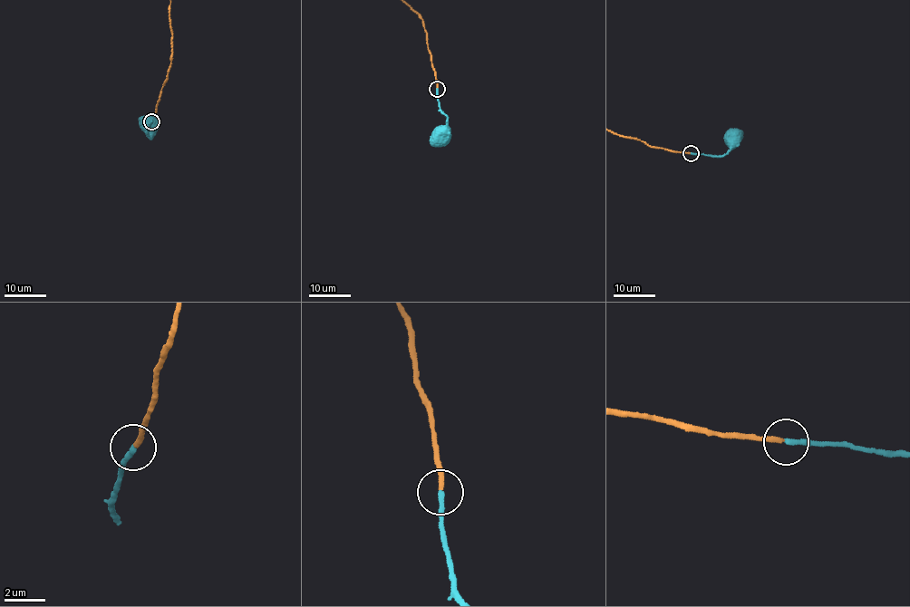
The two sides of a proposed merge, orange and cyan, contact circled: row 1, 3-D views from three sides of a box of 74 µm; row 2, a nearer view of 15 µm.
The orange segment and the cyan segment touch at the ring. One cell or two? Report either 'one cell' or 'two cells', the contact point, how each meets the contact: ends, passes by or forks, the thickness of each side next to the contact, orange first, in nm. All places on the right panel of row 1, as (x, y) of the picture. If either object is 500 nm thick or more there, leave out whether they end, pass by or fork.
one cell; at (691, 153); orange ends there; cyan ends there; 240 nm thick on the orange side, 260 nm on the other

